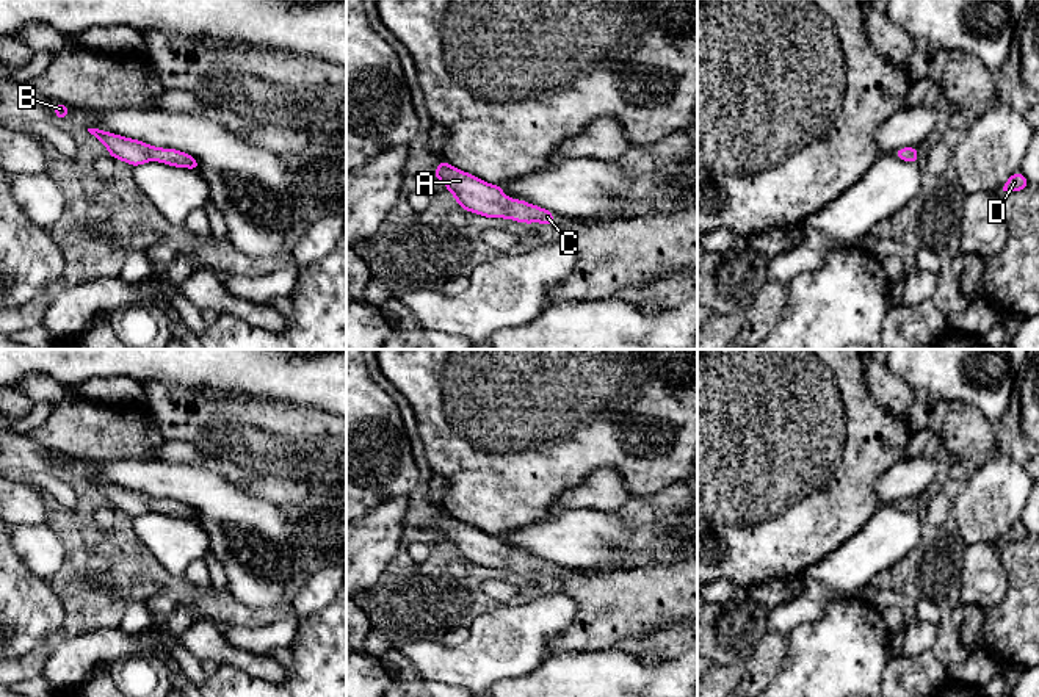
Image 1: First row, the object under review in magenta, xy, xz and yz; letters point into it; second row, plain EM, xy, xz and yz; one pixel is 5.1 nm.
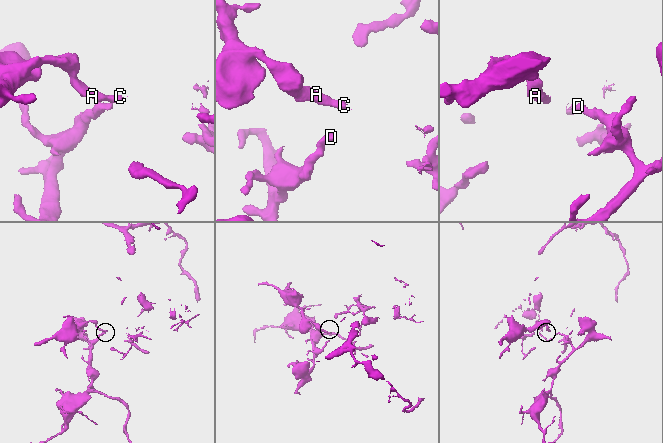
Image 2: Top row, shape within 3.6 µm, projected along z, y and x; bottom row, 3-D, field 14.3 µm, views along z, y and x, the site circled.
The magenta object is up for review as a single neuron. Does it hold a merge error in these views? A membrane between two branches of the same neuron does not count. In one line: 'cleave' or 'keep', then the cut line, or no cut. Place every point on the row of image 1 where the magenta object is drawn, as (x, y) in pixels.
keep; no cut

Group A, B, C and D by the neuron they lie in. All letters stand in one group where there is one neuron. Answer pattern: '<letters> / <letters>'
A B C D

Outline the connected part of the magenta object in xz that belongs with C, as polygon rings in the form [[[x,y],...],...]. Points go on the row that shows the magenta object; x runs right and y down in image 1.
[[[440,161],[434,171],[437,180],[443,183],[459,207],[486,218],[511,218],[516,222],[542,222],[553,226],[555,213],[531,205],[525,200],[509,199],[500,185],[491,185],[472,174]]]

